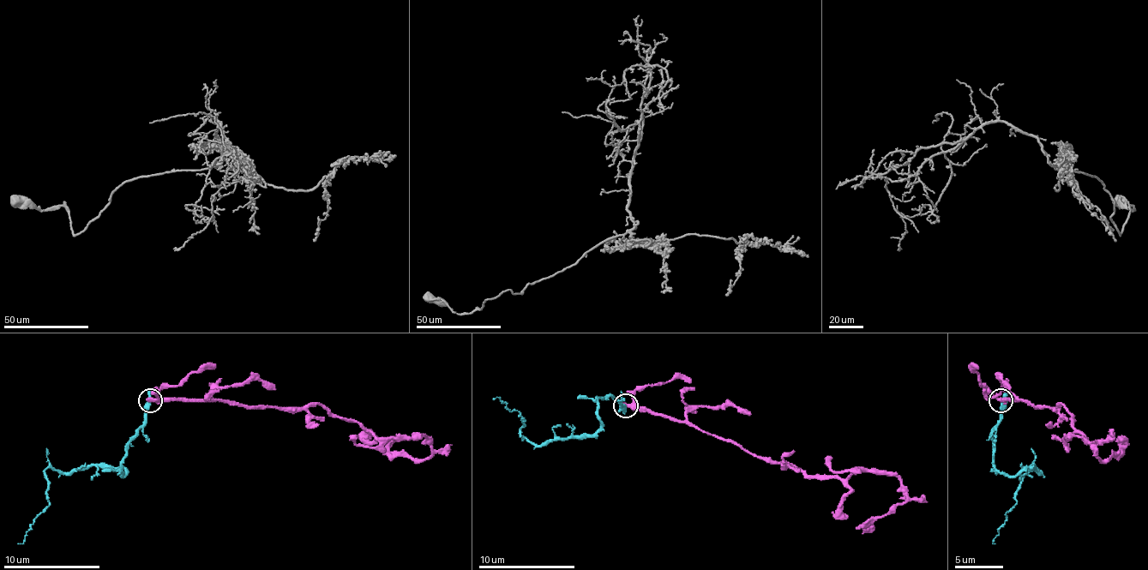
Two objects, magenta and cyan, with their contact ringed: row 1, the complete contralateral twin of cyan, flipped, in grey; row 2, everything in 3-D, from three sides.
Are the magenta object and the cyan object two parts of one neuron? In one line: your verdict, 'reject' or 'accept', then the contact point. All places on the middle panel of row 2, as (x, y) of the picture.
reject; at (626, 405)

